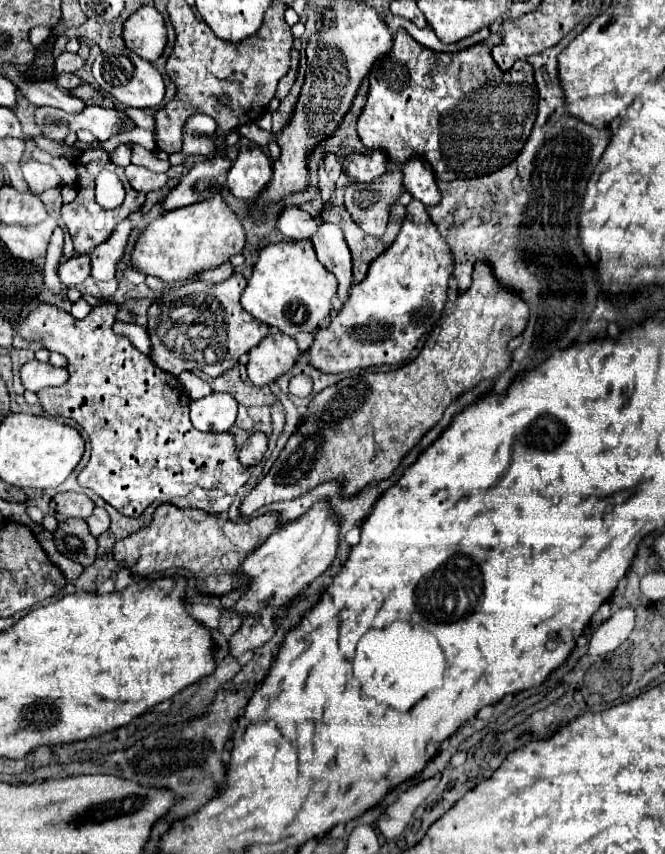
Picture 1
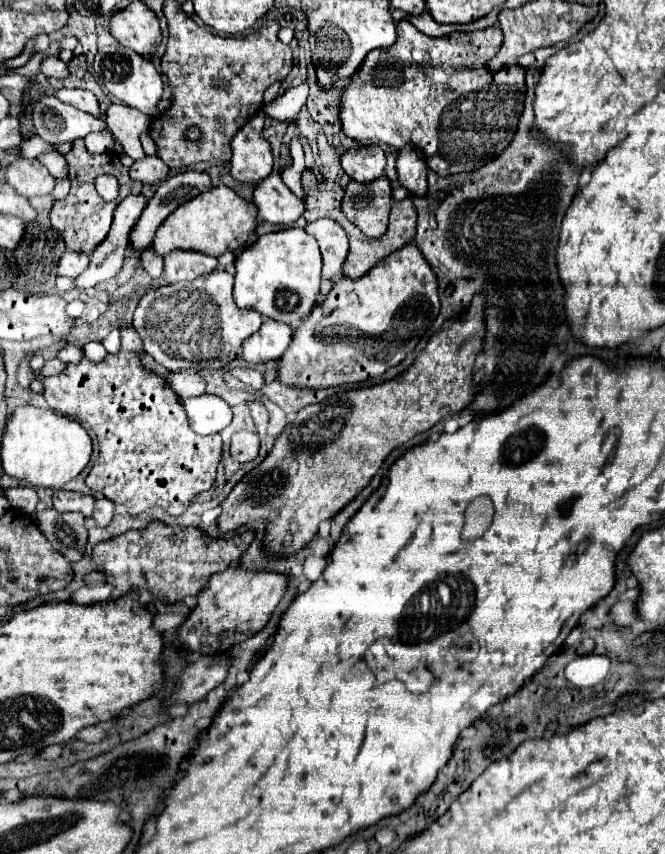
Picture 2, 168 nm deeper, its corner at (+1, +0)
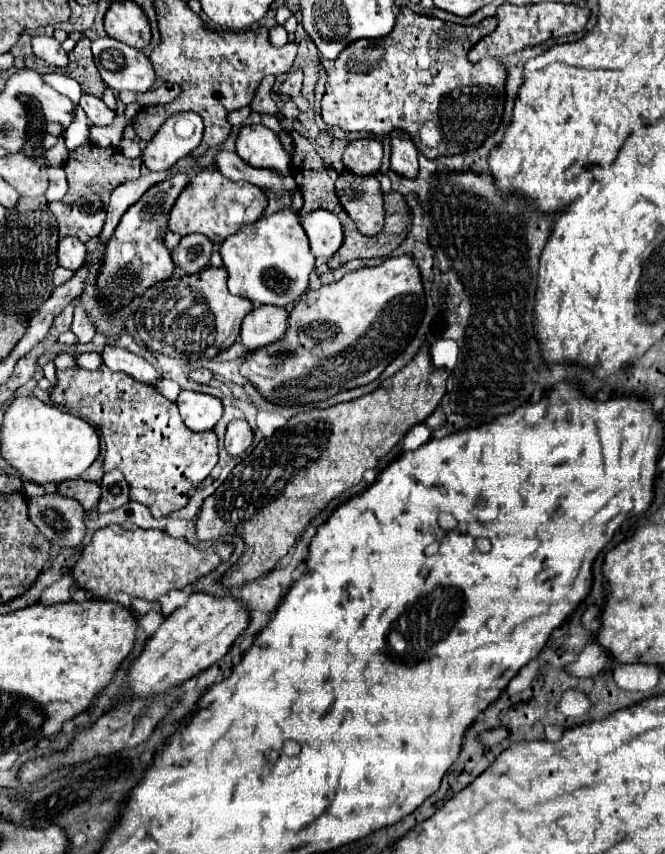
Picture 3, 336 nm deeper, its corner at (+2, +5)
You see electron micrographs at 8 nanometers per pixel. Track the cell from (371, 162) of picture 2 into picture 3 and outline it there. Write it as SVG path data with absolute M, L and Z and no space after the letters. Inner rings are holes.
M357 139L347 145L343 163L355 175L375 175L381 167L383 147L377 139Z

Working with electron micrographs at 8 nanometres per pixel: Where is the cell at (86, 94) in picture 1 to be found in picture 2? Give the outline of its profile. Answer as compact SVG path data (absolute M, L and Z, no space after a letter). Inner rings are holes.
M74 56L74 58L70 60L68 68L70 68L70 76L68 76L66 80L52 77L48 78L48 82L54 87L54 91L64 86L64 88L84 88L84 90L92 90L92 92L98 94L98 86L96 86L94 78L92 78L92 76L88 74L88 70L86 70L86 60L84 60L84 56Z

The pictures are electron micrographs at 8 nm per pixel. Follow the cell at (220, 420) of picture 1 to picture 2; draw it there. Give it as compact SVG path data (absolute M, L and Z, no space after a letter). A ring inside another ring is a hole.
M204 394L198 398L188 398L182 404L186 408L192 430L200 436L216 434L232 422L232 408L220 396Z

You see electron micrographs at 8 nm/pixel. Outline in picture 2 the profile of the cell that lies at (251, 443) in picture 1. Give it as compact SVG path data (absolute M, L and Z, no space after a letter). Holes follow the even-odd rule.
M236 432L232 436L232 446L230 446L230 452L232 452L232 458L240 464L246 464L246 462L252 462L258 458L258 452L260 452L260 438L258 434L254 432Z

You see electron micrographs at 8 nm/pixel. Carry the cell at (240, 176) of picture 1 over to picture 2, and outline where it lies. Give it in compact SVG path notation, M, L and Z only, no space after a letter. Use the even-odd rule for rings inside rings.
M264 112L248 120L246 128L232 140L232 178L244 184L260 184L272 172L272 152L268 140L262 138Z

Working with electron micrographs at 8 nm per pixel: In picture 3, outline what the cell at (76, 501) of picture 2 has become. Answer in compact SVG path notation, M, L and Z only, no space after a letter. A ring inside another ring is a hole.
M71 479L71 481L61 481L57 483L57 491L61 495L69 495L77 499L85 511L91 511L99 499L101 499L101 487L99 483L93 481L83 481L83 479Z

